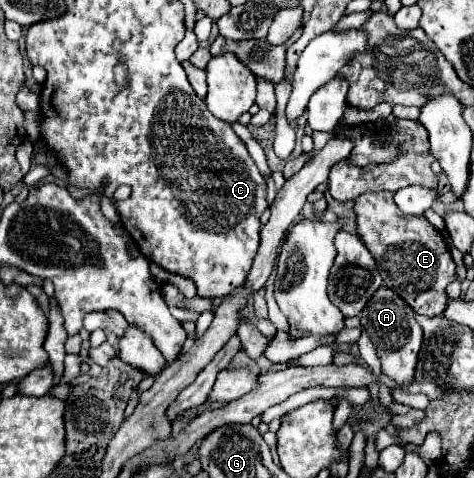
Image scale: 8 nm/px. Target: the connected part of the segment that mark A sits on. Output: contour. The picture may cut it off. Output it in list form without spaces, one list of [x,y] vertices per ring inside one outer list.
[[[379,286],[377,292],[371,296],[363,312],[359,314],[361,326],[367,330],[377,356],[381,360],[381,370],[395,382],[411,382],[415,374],[415,364],[417,364],[417,354],[421,348],[423,340],[423,330],[415,320],[415,310],[393,290]]]

